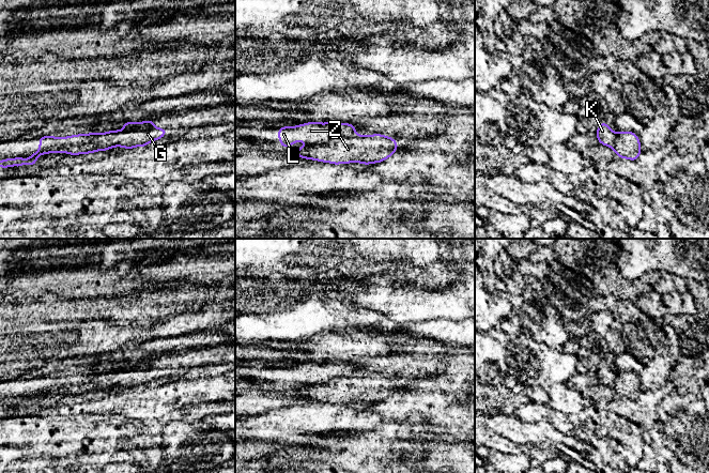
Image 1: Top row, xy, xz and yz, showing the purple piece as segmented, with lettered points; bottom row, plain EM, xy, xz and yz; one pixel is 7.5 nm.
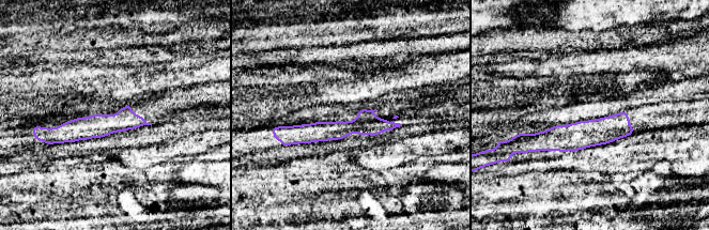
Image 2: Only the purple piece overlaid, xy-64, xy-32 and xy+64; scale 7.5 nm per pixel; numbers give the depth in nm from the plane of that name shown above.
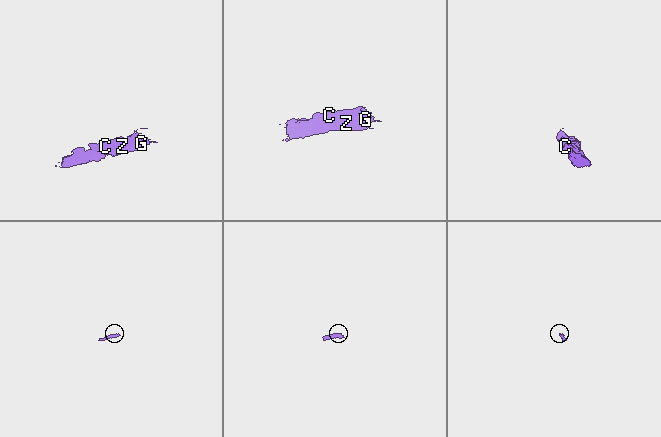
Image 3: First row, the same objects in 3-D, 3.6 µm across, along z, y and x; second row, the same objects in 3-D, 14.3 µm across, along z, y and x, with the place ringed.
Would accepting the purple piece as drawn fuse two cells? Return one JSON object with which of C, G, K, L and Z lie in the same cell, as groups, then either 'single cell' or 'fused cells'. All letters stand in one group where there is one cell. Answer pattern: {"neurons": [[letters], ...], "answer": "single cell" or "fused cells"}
{"neurons": [["C", "K", "L"], ["G", "Z"]], "answer": "fused cells"}

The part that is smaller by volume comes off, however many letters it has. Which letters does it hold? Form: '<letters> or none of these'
C, K, L

